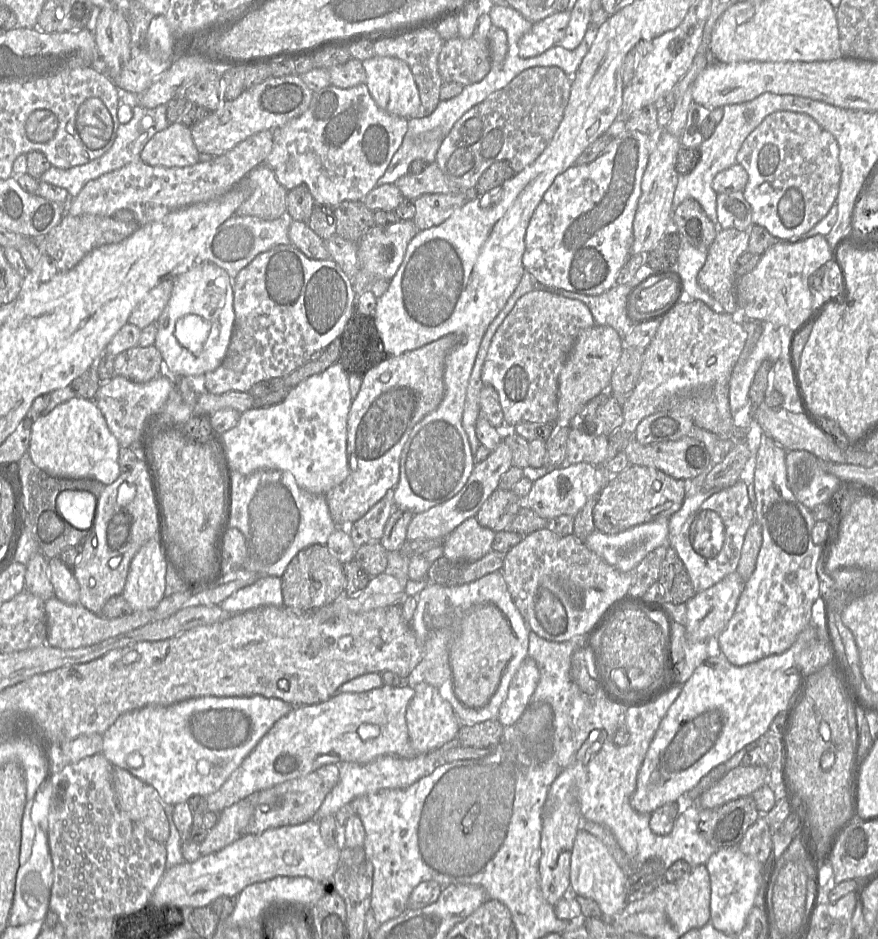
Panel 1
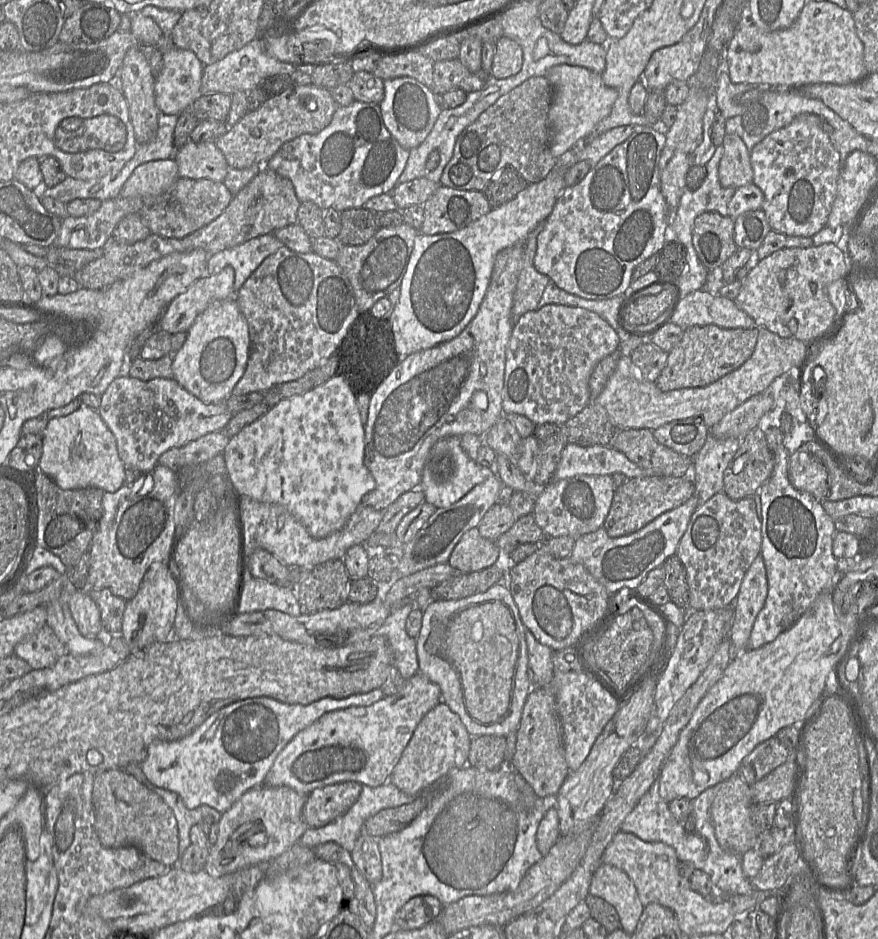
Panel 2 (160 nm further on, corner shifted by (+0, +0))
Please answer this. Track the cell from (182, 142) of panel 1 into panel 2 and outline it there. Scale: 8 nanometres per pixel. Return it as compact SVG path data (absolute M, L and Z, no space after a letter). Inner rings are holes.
M189 140L176 150L173 158L178 165L179 177L224 183L229 169L225 156L215 142L195 143Z

